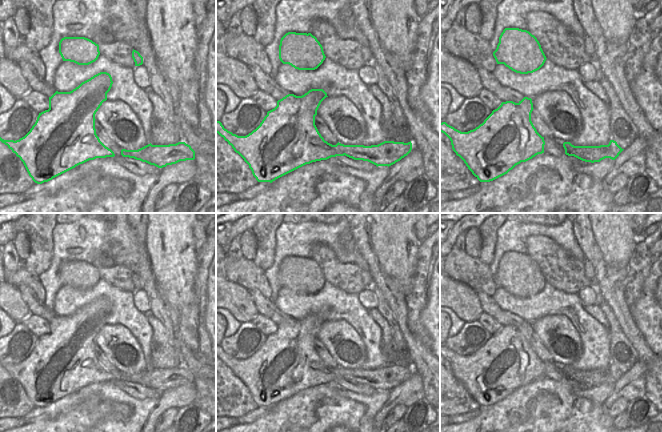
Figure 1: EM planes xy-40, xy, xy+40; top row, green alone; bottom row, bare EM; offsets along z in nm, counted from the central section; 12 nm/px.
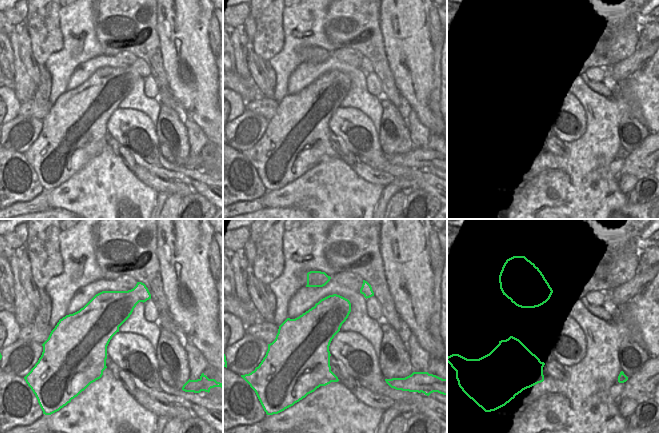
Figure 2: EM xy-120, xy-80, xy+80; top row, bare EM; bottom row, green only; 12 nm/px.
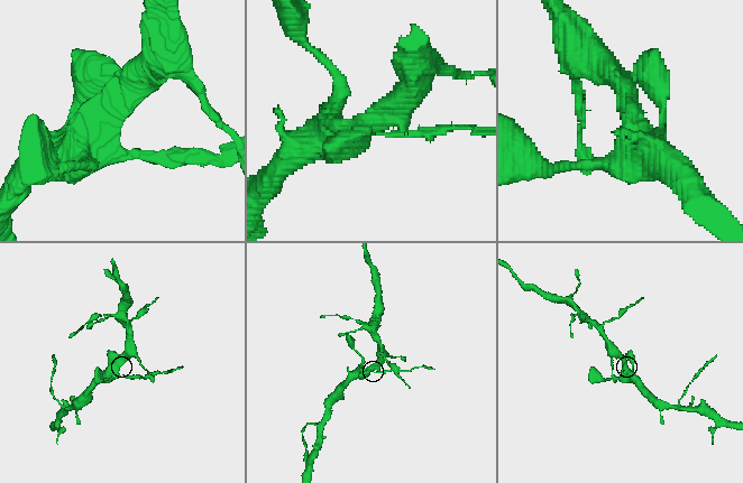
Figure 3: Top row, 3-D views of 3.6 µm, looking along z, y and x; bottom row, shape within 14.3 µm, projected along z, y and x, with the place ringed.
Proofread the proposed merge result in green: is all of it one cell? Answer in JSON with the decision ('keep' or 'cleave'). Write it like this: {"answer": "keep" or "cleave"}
{"answer": "cleave"}

